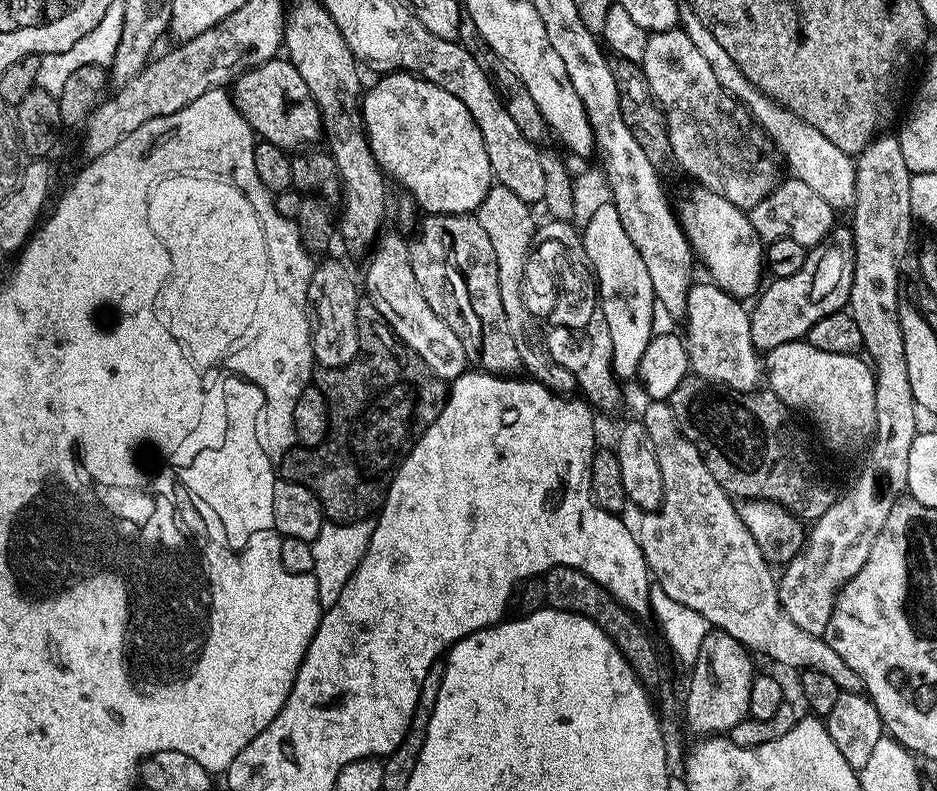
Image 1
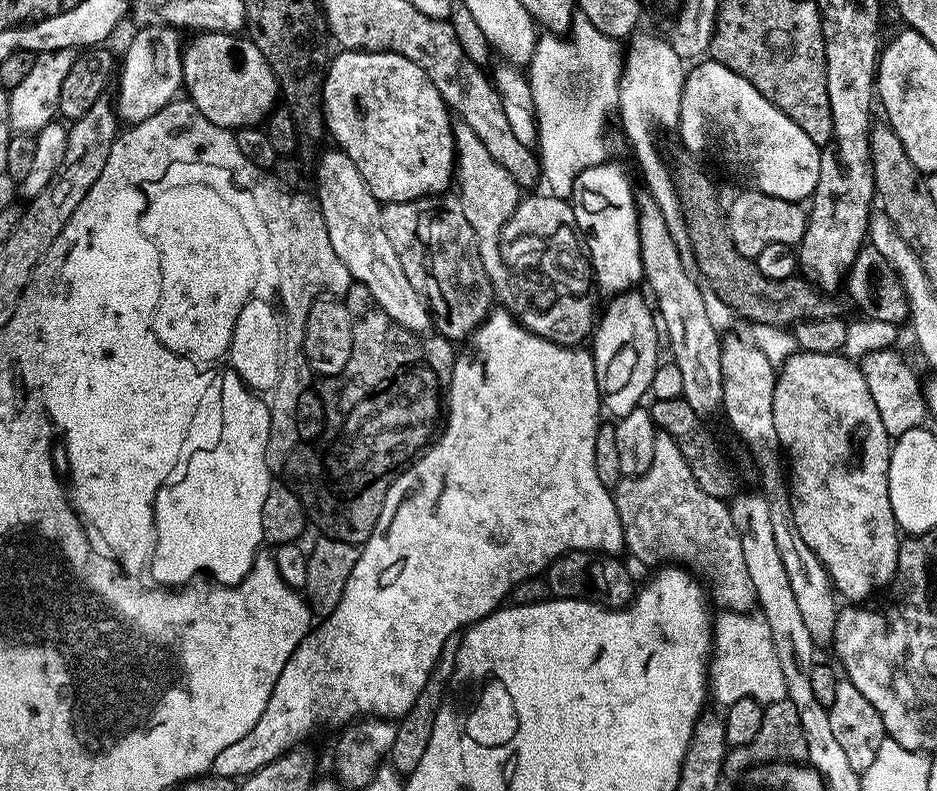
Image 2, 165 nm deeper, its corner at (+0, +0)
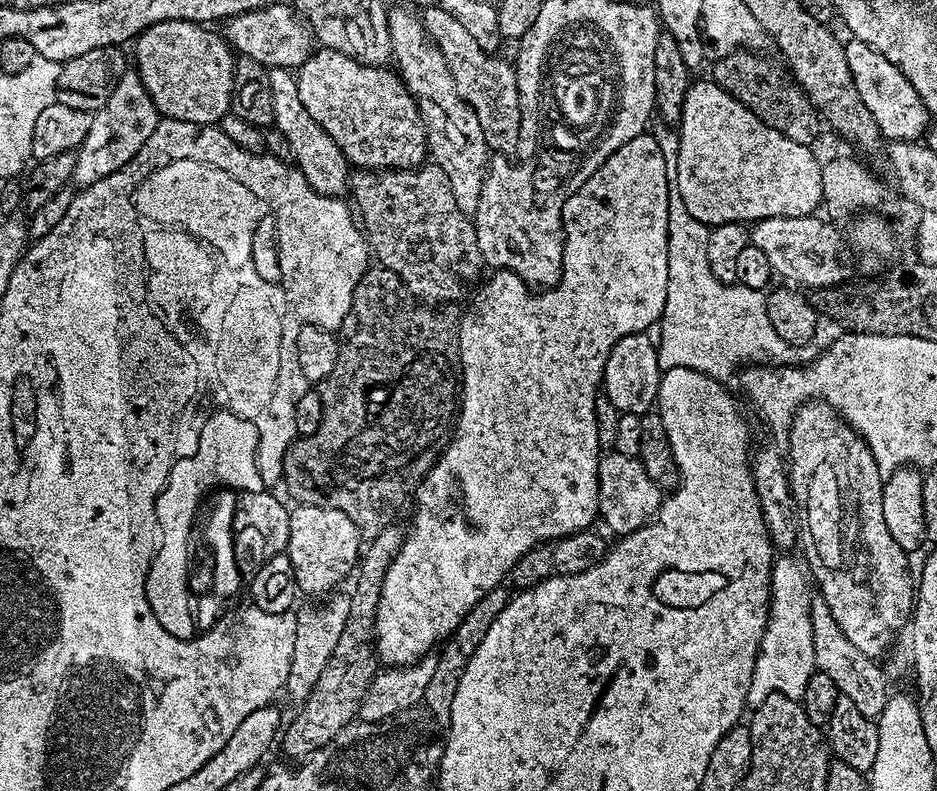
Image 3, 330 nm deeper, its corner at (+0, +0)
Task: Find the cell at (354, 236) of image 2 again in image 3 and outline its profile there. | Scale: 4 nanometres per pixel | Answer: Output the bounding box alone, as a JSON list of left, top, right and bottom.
[268,68,350,197]

